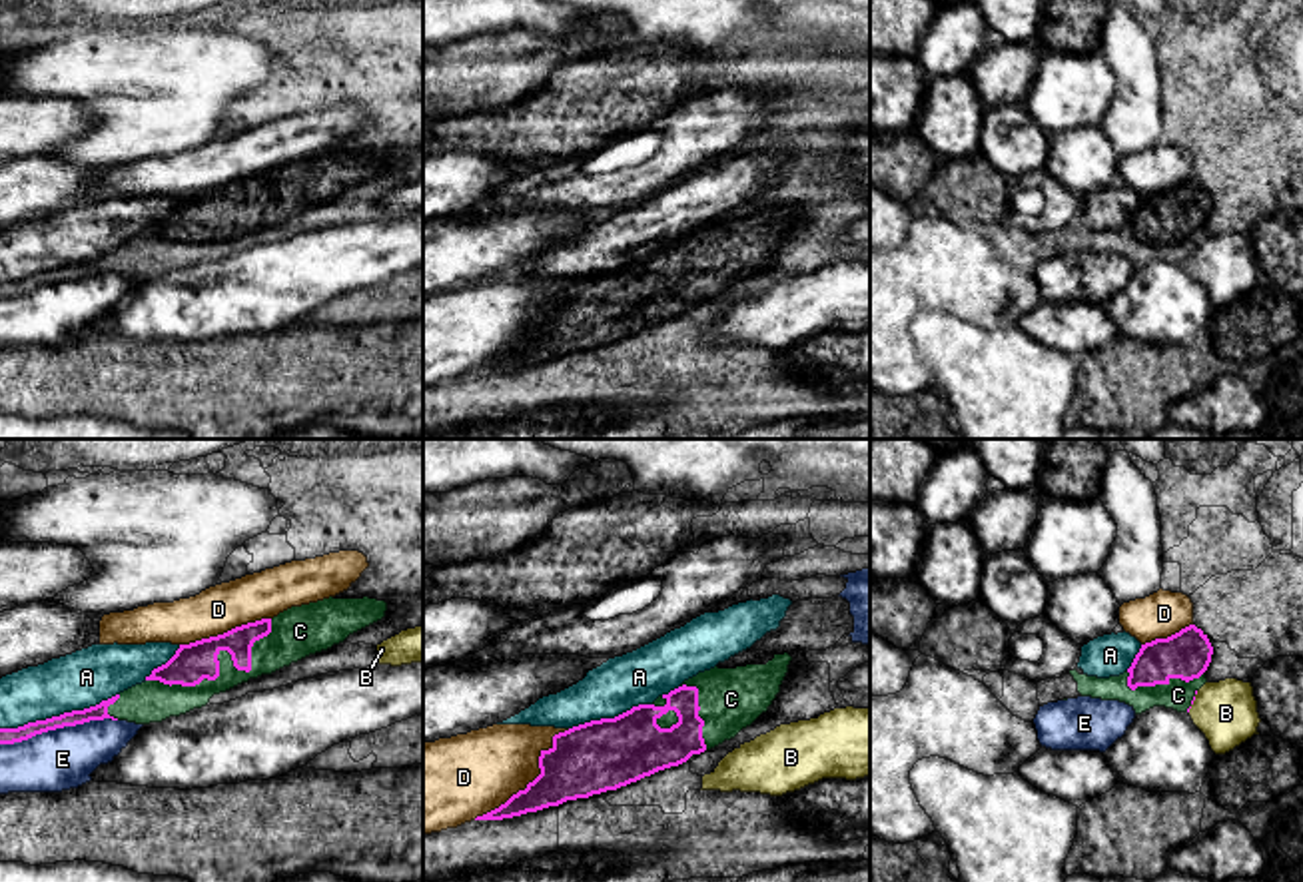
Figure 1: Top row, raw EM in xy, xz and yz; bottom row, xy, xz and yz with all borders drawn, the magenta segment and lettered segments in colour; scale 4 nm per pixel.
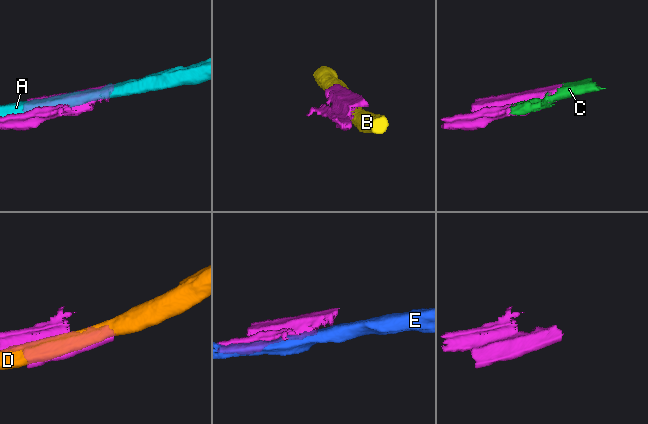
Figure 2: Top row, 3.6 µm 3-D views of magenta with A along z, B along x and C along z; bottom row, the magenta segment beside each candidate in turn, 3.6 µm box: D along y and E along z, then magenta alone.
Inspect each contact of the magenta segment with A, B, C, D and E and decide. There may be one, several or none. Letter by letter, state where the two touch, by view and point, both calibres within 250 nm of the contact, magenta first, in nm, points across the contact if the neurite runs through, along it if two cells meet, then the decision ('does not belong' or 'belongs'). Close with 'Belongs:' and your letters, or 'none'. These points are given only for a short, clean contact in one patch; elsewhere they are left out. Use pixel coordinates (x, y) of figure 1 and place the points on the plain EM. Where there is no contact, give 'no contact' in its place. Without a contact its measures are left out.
A: xy (60, 268) | 60/220 nm | does not belong
B: yz (1194, 252) | 20/240 nm | does not belong
C: xy (218, 206) | 160/150 nm | belongs
D: xz (535, 332) | 280/320 nm | does not belong
E: xy (58, 280) | 60/240 nm | does not belong
Belongs: C

